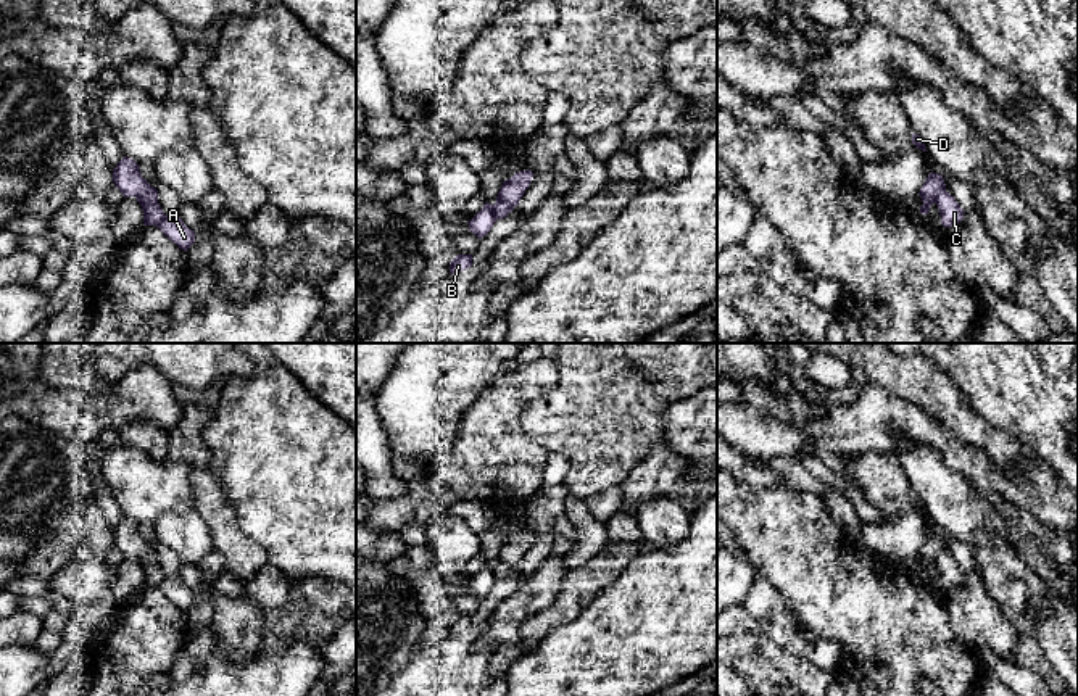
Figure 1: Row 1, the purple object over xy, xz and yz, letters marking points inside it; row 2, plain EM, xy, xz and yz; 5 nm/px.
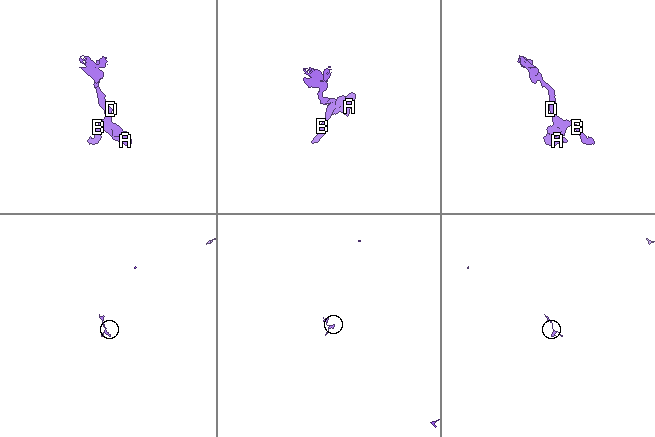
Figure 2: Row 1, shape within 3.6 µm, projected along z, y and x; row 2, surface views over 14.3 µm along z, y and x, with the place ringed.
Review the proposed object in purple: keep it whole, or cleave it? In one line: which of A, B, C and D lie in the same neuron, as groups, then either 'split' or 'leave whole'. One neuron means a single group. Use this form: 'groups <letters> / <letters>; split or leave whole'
groups A C / B D; split

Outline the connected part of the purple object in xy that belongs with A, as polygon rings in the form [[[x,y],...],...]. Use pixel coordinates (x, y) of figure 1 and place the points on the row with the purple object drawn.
[[[166,216],[156,227],[180,250],[187,251],[195,242],[195,232],[177,216]]]

